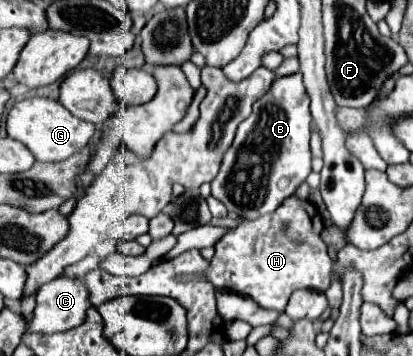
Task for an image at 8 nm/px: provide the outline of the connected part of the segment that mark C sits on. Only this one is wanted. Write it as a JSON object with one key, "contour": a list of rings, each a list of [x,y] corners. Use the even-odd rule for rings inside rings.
{"contour":[[[57,276],[43,284],[37,292],[35,316],[29,324],[31,332],[63,332],[83,322],[87,308],[91,306],[87,286],[81,278]]]}

